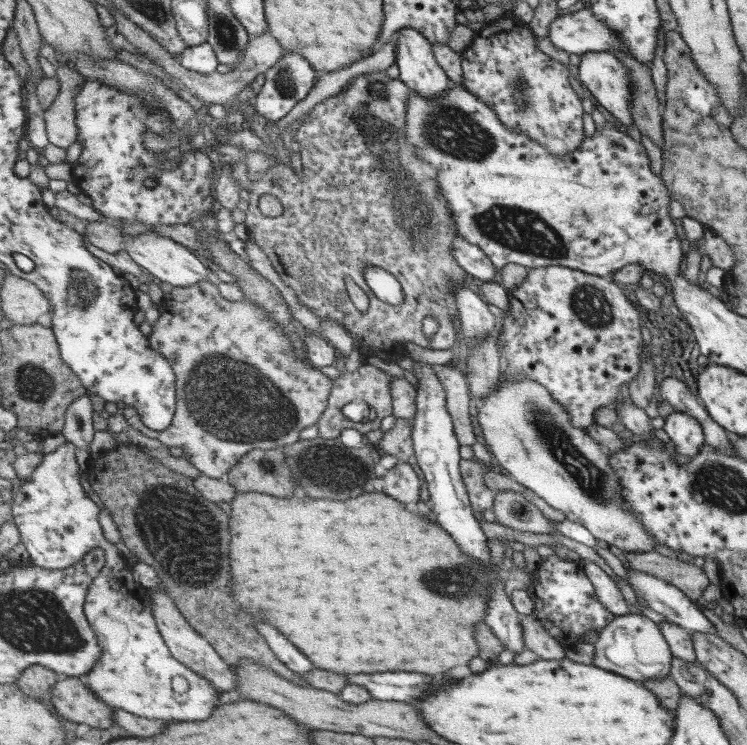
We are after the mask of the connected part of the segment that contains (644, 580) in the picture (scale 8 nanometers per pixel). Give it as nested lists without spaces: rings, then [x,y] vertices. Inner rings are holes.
[[[628,569],[628,584],[637,596],[641,596],[647,606],[662,614],[669,623],[676,624],[688,632],[707,632],[716,634],[715,627],[699,611],[694,601],[689,600],[675,586],[665,584],[653,574]]]

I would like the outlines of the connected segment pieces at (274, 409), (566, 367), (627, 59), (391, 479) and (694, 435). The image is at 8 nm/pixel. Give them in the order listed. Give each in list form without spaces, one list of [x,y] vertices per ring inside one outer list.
[[[203,280],[192,287],[174,287],[159,305],[160,316],[149,328],[153,348],[173,364],[176,372],[177,412],[172,427],[162,432],[145,427],[133,405],[123,409],[130,427],[159,440],[163,445],[182,449],[183,458],[196,467],[201,475],[225,479],[227,474],[249,452],[285,448],[300,442],[301,430],[323,418],[329,406],[334,379],[323,372],[311,370],[305,360],[293,350],[293,342],[269,314],[255,302],[243,299],[229,301],[221,296],[217,285]]]
[[[546,266],[541,268],[530,269],[527,279],[521,283],[521,285],[510,290],[511,308],[507,309],[507,315],[503,319],[503,333],[500,330],[497,332],[499,350],[501,350],[501,357],[503,360],[503,371],[505,376],[509,376],[509,380],[523,380],[523,378],[532,377],[533,380],[537,380],[539,384],[543,384],[545,388],[549,388],[553,392],[553,398],[563,406],[567,408],[567,412],[572,417],[572,424],[576,428],[585,430],[589,426],[596,425],[595,412],[597,408],[603,408],[603,406],[611,407],[616,410],[618,420],[622,421],[622,424],[636,436],[639,437],[636,442],[649,445],[653,443],[655,434],[653,434],[654,427],[652,426],[652,419],[645,414],[643,408],[639,408],[635,402],[630,398],[629,402],[623,402],[620,397],[621,386],[630,384],[632,380],[637,378],[637,374],[641,372],[641,352],[643,352],[643,331],[641,332],[641,315],[637,314],[635,306],[633,306],[633,298],[628,298],[626,292],[623,292],[623,288],[617,286],[615,280],[611,280],[606,277],[597,276],[593,273],[583,272],[581,269],[567,268],[565,266]]]
[[[613,50],[613,54],[620,57],[629,67],[633,82],[633,120],[639,134],[649,136],[657,144],[657,148],[663,148],[661,110],[657,101],[657,87],[652,76],[652,68],[627,52]]]
[[[411,461],[397,463],[382,477],[382,480],[384,481],[383,493],[407,504],[420,500],[421,478],[411,466]]]
[[[674,410],[662,421],[661,429],[673,443],[675,452],[687,459],[699,455],[704,446],[703,428],[699,421],[689,417],[688,413]]]

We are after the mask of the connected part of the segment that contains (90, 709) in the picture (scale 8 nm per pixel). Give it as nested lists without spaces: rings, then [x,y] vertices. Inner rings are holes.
[[[63,677],[51,688],[50,700],[58,714],[67,720],[99,729],[111,728],[115,722],[115,710],[99,699],[82,677]]]

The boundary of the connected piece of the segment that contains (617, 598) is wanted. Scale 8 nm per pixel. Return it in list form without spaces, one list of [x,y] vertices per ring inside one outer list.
[[[583,559],[582,563],[583,566],[585,566],[587,576],[589,576],[591,582],[597,589],[597,597],[607,606],[607,609],[617,616],[631,614],[631,608],[629,604],[625,602],[623,592],[619,590],[619,586],[617,586],[615,580],[607,576],[605,570],[603,570],[601,566],[597,566],[595,562]]]

